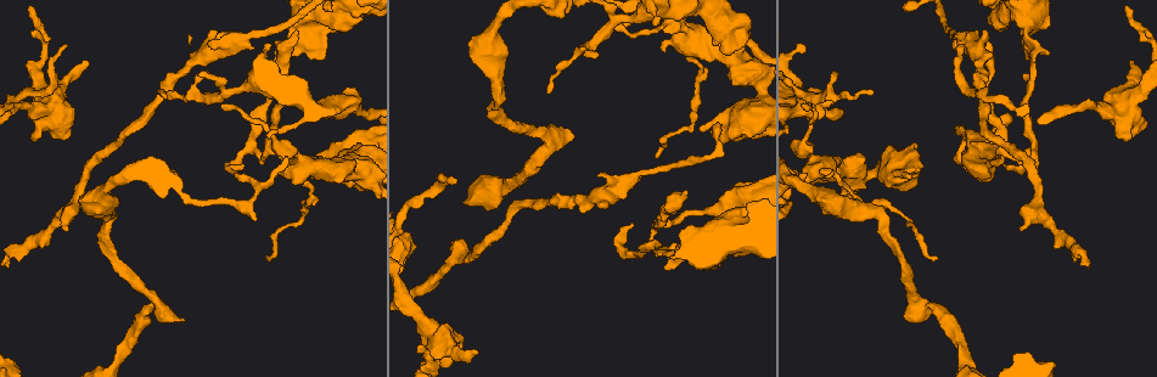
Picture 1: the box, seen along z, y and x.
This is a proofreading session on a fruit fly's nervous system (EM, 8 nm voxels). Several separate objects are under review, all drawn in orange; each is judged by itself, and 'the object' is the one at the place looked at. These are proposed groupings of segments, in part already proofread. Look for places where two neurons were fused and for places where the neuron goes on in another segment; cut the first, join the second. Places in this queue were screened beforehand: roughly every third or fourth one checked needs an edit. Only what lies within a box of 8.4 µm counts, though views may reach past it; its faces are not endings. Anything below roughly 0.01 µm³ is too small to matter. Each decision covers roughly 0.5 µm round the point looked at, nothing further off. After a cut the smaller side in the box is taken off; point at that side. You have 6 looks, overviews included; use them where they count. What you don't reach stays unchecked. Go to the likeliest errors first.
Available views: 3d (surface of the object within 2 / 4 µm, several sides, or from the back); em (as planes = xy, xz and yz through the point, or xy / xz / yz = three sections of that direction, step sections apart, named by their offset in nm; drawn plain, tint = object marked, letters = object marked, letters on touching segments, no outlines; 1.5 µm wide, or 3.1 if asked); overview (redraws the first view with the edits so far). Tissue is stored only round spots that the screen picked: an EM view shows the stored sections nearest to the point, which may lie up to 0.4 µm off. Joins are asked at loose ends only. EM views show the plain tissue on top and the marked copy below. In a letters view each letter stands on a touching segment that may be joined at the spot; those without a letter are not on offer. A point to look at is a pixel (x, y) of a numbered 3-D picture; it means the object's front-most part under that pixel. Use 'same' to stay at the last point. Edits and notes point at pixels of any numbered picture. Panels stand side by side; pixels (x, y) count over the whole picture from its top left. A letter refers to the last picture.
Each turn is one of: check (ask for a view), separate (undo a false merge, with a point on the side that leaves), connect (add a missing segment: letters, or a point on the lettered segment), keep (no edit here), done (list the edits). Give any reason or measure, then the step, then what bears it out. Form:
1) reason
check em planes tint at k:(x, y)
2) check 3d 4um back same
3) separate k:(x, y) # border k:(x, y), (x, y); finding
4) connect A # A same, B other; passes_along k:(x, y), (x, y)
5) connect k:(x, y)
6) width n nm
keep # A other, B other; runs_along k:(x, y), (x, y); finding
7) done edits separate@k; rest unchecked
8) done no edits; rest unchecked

thick end
check 3d 2um at 1:(829, 169)

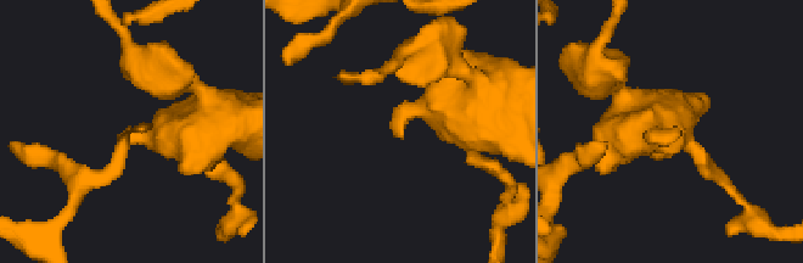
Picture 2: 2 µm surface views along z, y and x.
check em xz step 4 tint at 2:(130, 135)

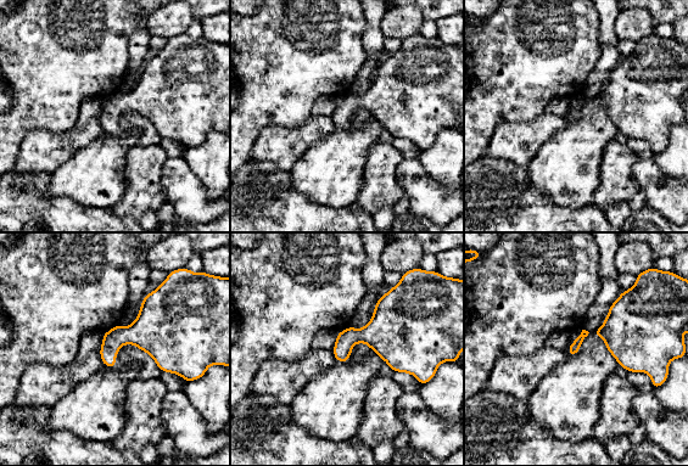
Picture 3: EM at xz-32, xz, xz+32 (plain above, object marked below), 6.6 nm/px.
check em xz step 4 letters same

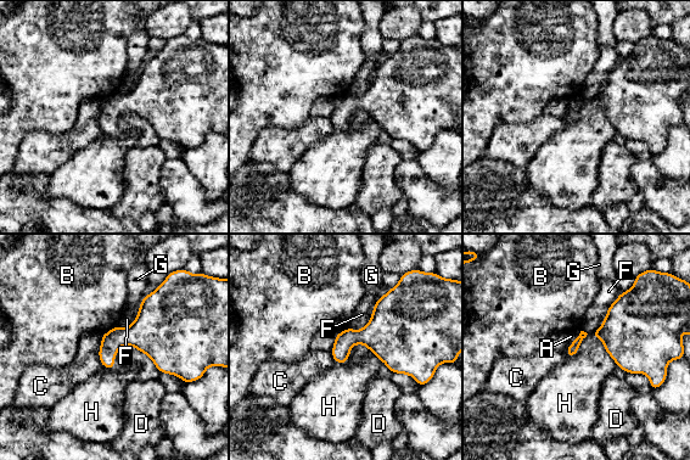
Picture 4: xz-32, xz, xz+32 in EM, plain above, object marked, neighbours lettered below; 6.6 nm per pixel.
longest_contact F 320 nm
keep # A other, B other, C other, D other, F other, G other, H other; border 4:(592, 332), (617, 365); no lettered segment goes on from it

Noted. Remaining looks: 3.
branch stops here
check em planes letters at 1:(573, 136)

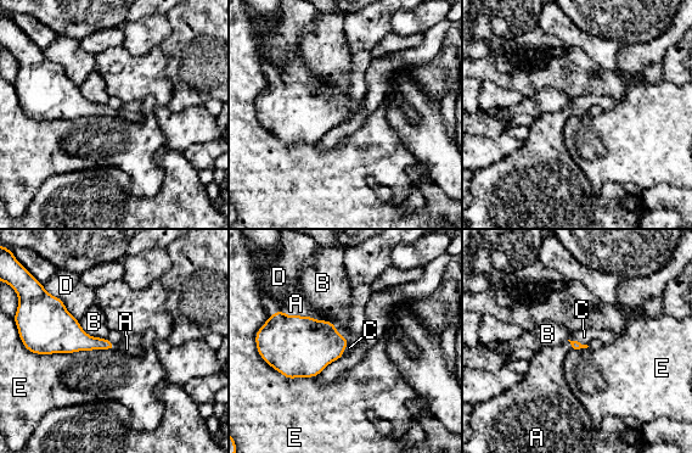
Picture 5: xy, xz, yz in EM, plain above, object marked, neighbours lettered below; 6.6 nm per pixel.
connect 5:(296, 303) # A same, B other, C other, D other, E other; passes_along 5:(296, 346), (301, 316), (296, 303); it goes on there

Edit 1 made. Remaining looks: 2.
check overview

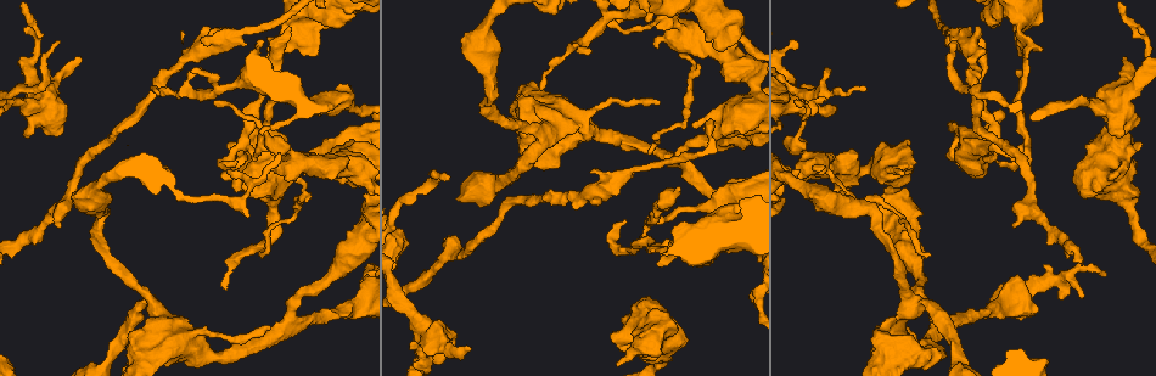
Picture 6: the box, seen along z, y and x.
thin end
check em planes letters at 6:(648, 154)

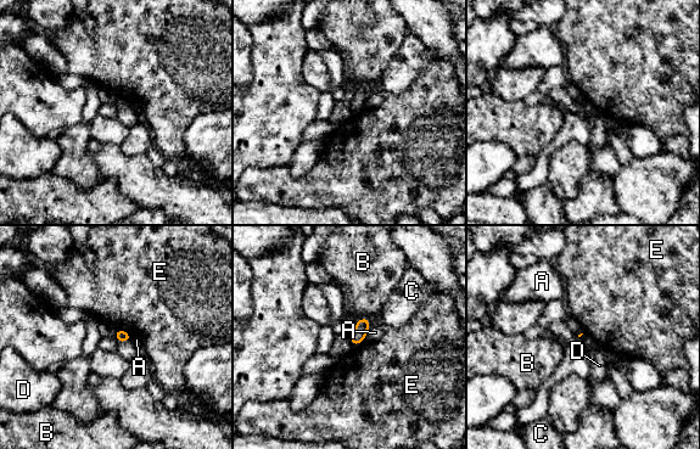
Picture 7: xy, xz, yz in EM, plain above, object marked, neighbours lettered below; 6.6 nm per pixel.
keep # A other, B other, C other, D other, E other; border 7:(117, 329), (124, 330), (132, 337); none of them fits

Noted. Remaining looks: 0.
done edits connect@5; rest unchecked

